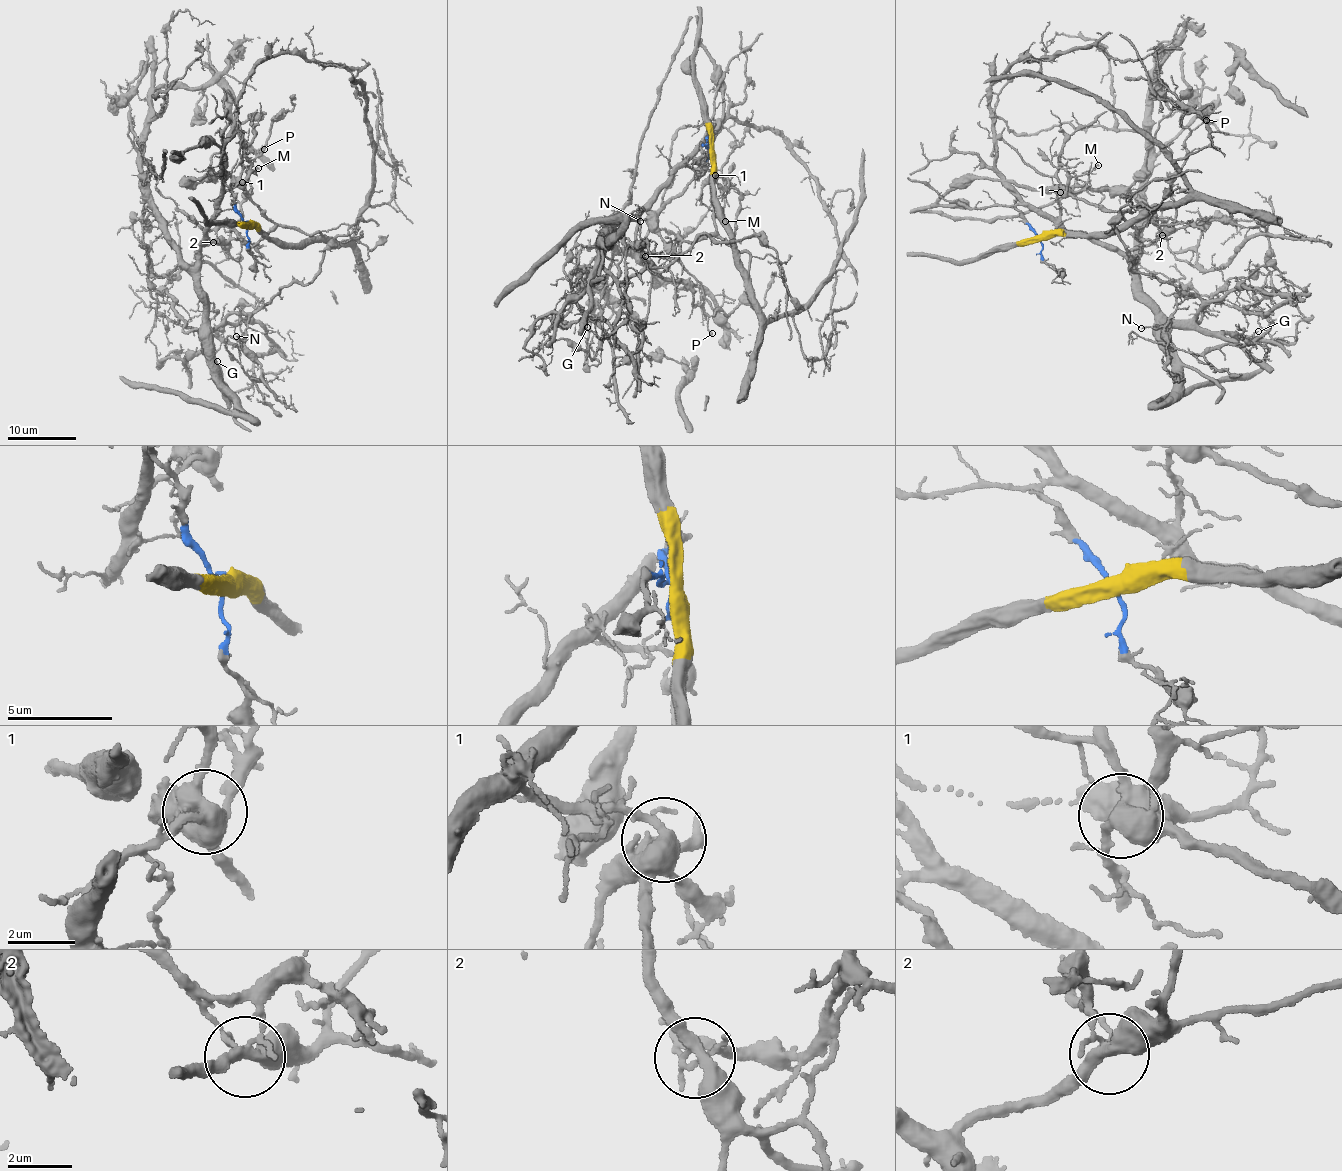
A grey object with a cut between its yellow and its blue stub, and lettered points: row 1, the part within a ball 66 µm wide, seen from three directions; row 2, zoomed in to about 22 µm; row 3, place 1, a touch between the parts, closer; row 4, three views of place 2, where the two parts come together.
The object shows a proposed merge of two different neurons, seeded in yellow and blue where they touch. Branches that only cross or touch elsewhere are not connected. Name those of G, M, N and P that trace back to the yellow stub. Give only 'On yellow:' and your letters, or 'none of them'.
On yellow: none of them

